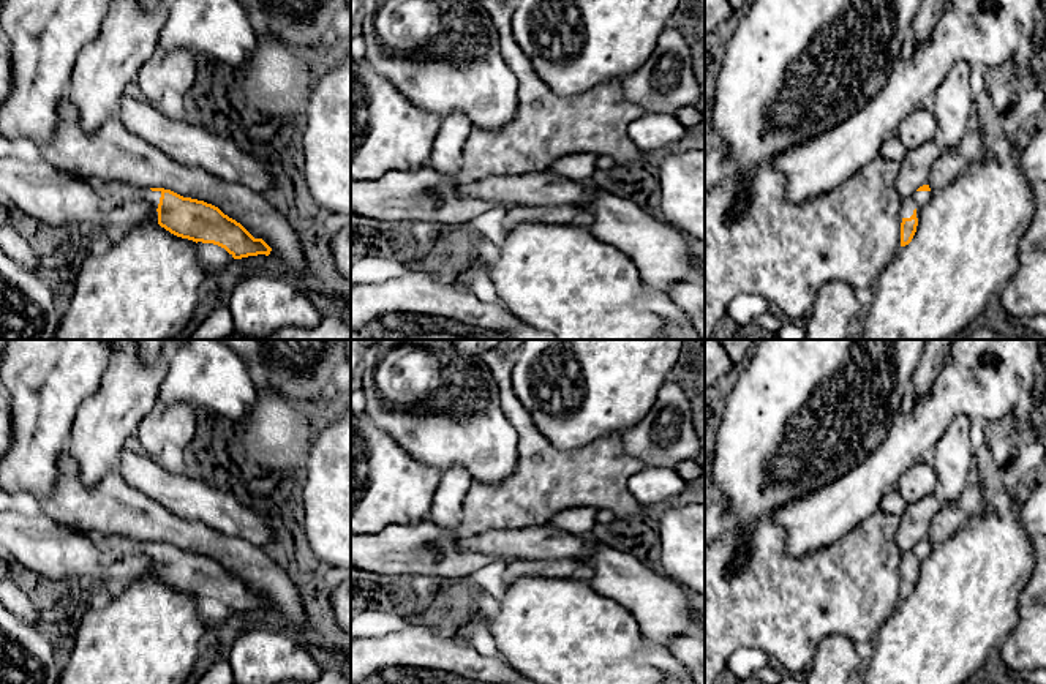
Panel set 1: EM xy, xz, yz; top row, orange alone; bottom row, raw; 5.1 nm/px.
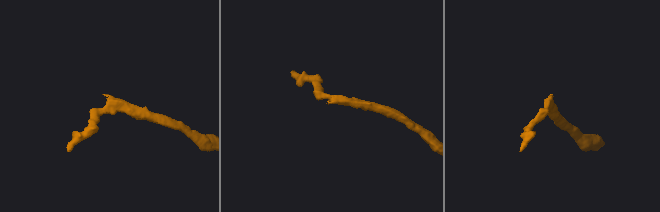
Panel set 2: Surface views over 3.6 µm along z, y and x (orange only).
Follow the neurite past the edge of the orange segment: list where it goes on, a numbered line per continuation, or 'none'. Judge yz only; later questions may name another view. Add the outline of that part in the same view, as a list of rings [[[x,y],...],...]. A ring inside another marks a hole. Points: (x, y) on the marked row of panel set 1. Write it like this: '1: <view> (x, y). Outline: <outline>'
1: yz (920, 198). Outline: [[[916,191],[912,197],[905,197],[901,201],[901,218],[910,218],[913,210],[923,209],[929,199],[932,197],[932,191]]]

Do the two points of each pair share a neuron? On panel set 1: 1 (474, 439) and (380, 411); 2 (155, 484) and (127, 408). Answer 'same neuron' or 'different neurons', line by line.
1: same neuron
2: different neurons

